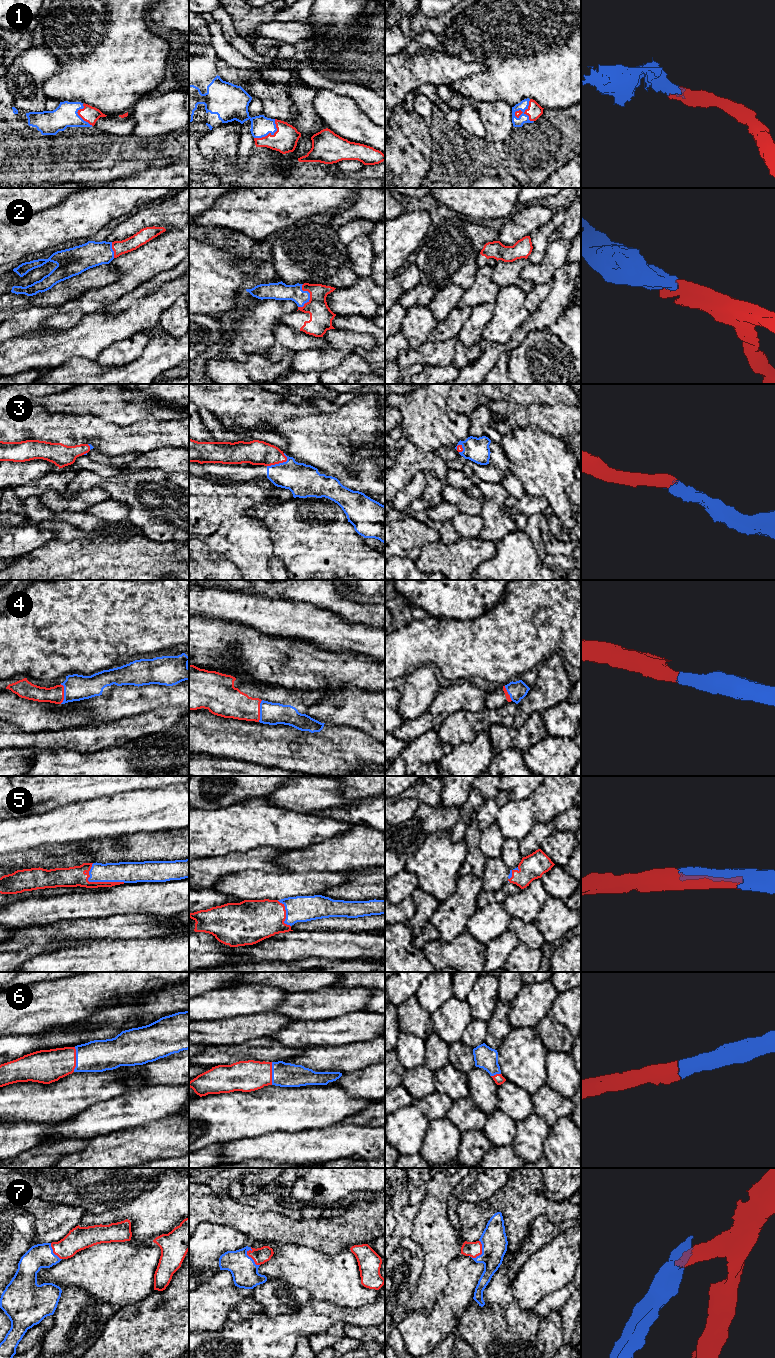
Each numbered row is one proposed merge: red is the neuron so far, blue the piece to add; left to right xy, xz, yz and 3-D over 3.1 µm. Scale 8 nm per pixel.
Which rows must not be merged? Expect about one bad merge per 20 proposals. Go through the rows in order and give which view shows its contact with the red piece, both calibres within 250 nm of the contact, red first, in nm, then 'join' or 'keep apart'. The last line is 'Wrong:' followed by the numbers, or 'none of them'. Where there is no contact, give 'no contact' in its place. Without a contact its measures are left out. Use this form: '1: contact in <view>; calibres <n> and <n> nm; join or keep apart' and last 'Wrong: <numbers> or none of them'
1: contact in yz; calibres 120 and 80 nm; join
2: contact in xz; calibres 180 and 140 nm; join
3: contact in xz; calibres 200 and 260 nm; join
4: contact in xz; calibres 240 and 180 nm; join
5: contact in xy; calibres 160 and 180 nm; join
6: contact in xy; calibres 280 and 260 nm; join
7: contact in xz; calibres 130 and 220 nm; join
Wrong: none of them

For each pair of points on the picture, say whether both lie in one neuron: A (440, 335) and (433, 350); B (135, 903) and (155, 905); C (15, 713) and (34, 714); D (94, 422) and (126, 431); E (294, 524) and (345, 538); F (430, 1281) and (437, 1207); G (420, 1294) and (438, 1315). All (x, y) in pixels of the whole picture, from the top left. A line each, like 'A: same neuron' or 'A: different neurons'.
A: different neurons
B: same neuron
C: same neuron
D: same neuron
E: same neuron
F: same neuron
G: different neurons

